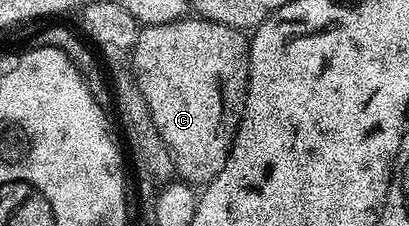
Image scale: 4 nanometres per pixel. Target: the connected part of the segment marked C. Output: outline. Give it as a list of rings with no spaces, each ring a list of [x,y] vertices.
[[[183,18],[178,21],[168,22],[165,25],[150,25],[139,29],[136,42],[130,49],[130,55],[132,55],[130,71],[136,77],[138,90],[142,90],[142,98],[146,98],[146,106],[150,106],[150,118],[154,118],[154,126],[158,126],[158,134],[162,134],[162,142],[166,142],[168,153],[172,156],[172,161],[176,167],[176,176],[181,181],[193,186],[207,186],[214,178],[218,178],[222,166],[226,166],[226,158],[232,153],[232,144],[236,140],[236,131],[241,118],[244,116],[244,100],[248,96],[249,43],[249,37],[241,29],[231,28],[213,20],[199,18]]]

